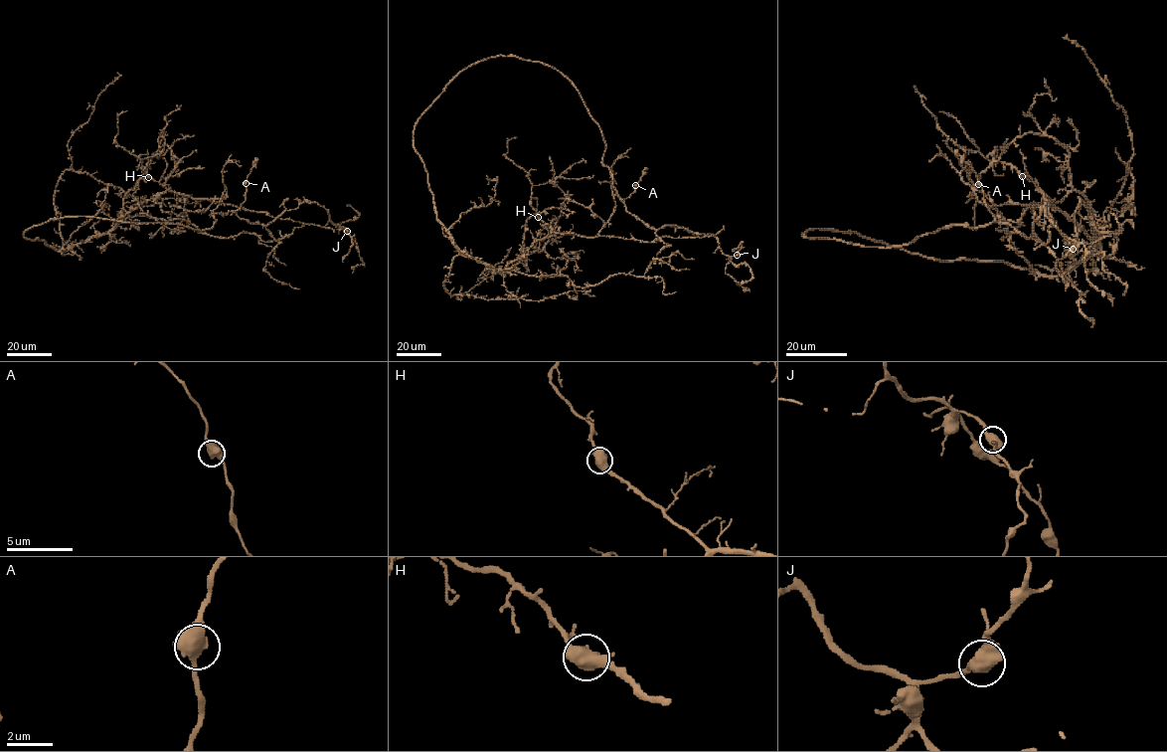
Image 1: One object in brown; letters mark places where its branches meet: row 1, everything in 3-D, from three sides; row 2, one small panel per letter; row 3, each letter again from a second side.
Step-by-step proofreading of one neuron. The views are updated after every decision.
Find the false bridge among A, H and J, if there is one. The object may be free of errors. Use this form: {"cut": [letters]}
{"cut": []}

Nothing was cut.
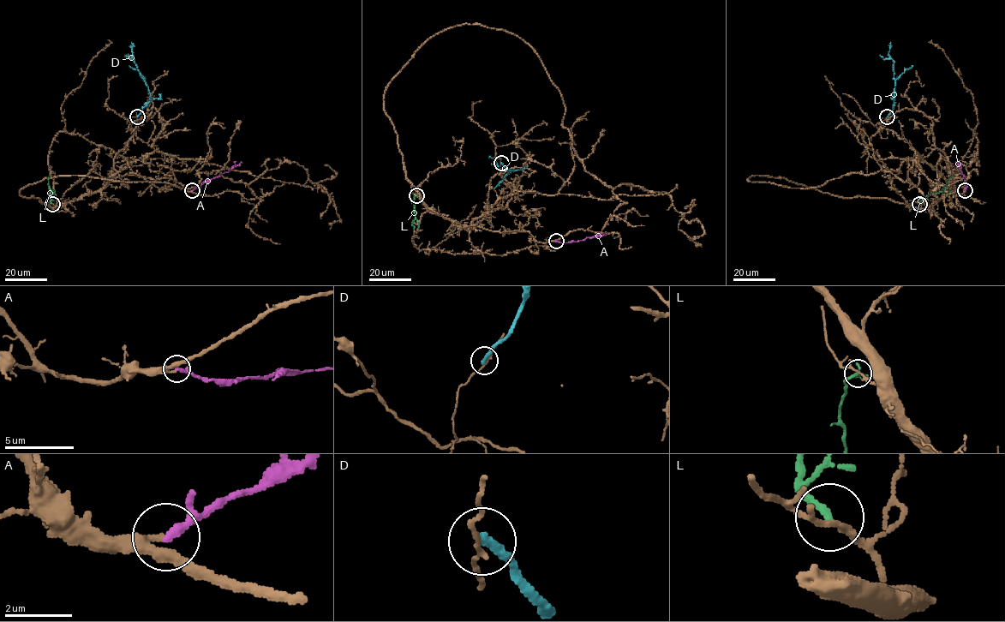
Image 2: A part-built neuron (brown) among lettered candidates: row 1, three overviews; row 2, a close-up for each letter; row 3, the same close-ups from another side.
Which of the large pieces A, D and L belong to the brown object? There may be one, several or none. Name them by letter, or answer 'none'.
none

